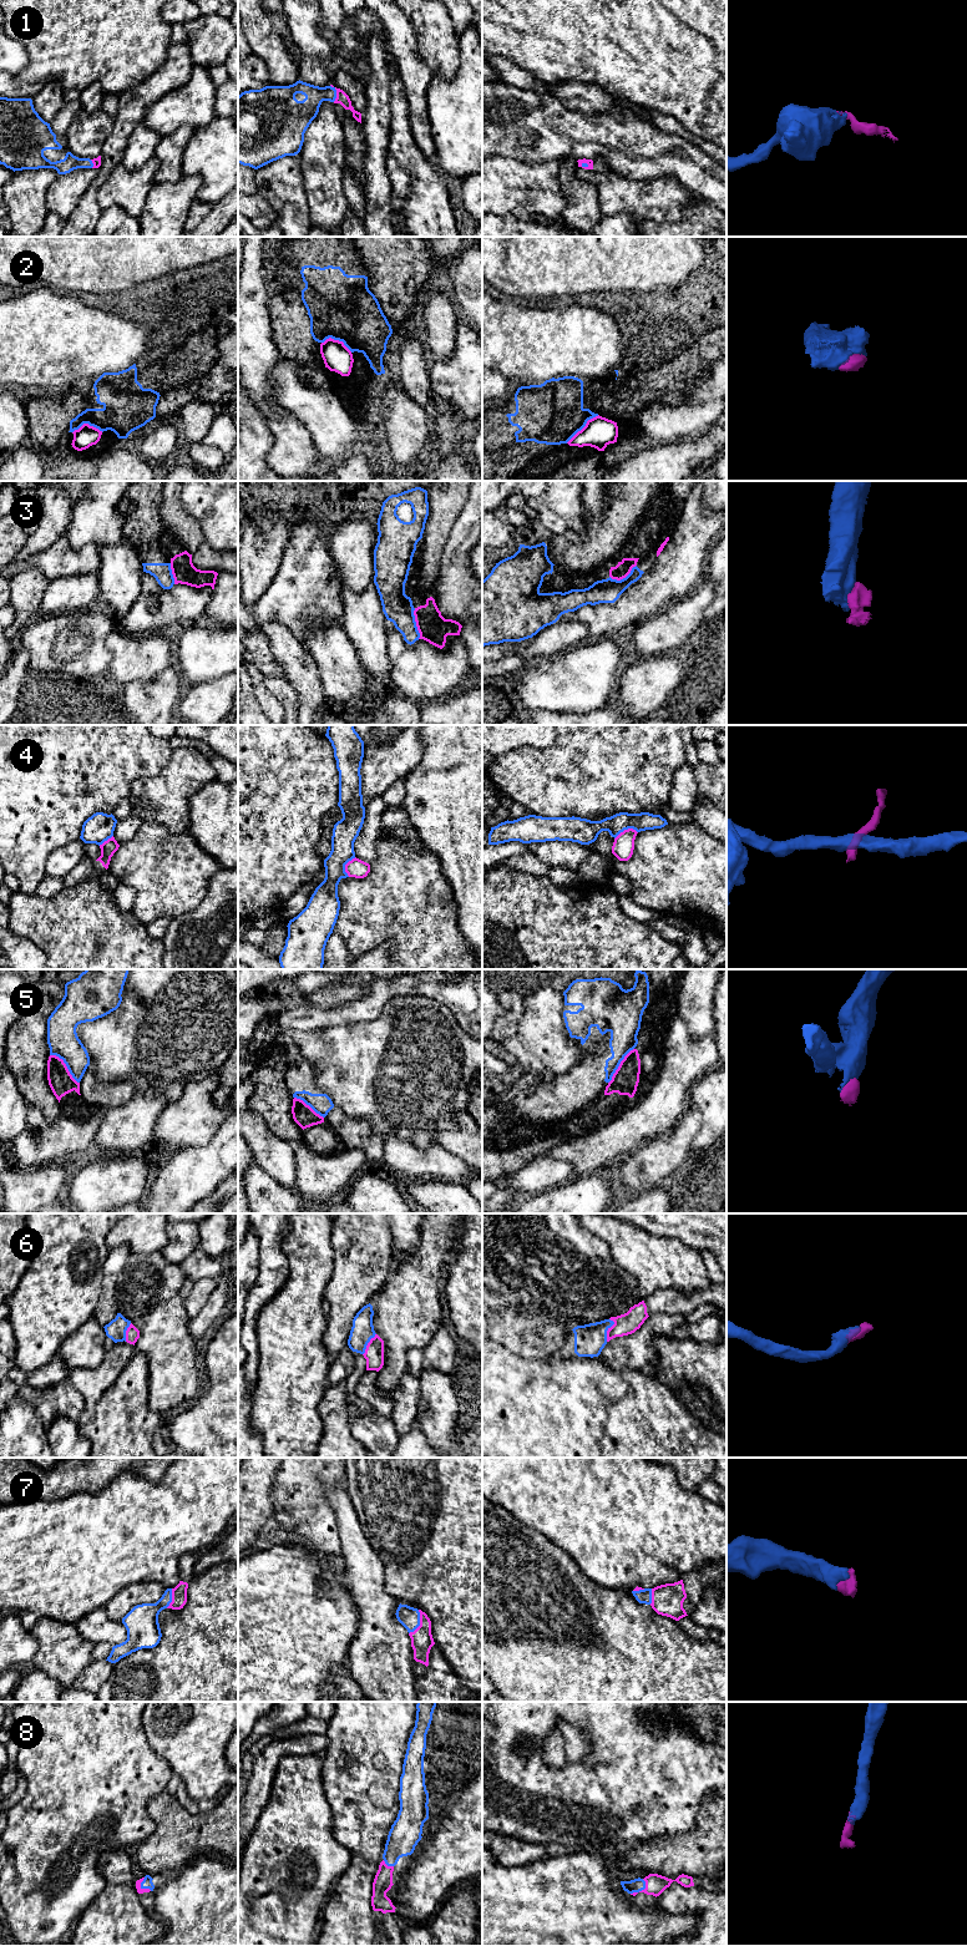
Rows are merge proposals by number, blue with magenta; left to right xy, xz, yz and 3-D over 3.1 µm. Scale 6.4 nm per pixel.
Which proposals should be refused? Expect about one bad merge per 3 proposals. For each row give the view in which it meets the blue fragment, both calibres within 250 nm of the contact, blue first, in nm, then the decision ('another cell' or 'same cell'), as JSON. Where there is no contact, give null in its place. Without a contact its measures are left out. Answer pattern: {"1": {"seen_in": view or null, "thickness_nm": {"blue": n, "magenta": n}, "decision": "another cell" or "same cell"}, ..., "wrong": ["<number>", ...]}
{"1": {"seen_in": "xz", "thickness_nm": {"blue": 160, "magenta": 80}, "decision": "same cell"}, "2": {"seen_in": "yz", "thickness_nm": {"blue": 400, "magenta": 200}, "decision": "another cell"}, "3": {"seen_in": "xz", "thickness_nm": {"blue": 190, "magenta": 190}, "decision": "another cell"}, "4": {"seen_in": "yz", "thickness_nm": {"blue": 150, "magenta": 140}, "decision": "another cell"}, "5": {"seen_in": "xy", "thickness_nm": {"blue": 200, "magenta": 160}, "decision": "another cell"}, "6": {"seen_in": "yz", "thickness_nm": {"blue": 200, "magenta": 140}, "decision": "same cell"}, "7": {"seen_in": "xz", "thickness_nm": {"blue": 140, "magenta": 140}, "decision": "same cell"}, "8": {"seen_in": "yz", "thickness_nm": {"blue": 90, "magenta": 130}, "decision": "same cell"}, "wrong": ["2", "3", "4", "5"]}

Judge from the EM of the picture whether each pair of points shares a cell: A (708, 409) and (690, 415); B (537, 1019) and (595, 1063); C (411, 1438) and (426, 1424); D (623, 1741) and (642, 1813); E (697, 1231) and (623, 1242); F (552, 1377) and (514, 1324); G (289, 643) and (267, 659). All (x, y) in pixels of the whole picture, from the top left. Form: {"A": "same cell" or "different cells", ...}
{"A": "same cell", "B": "different cells", "C": "different cells", "D": "same cell", "E": "different cells", "F": "different cells", "G": "different cells"}

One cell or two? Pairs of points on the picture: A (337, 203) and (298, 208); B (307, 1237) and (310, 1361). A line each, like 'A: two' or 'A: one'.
A: two
B: one

